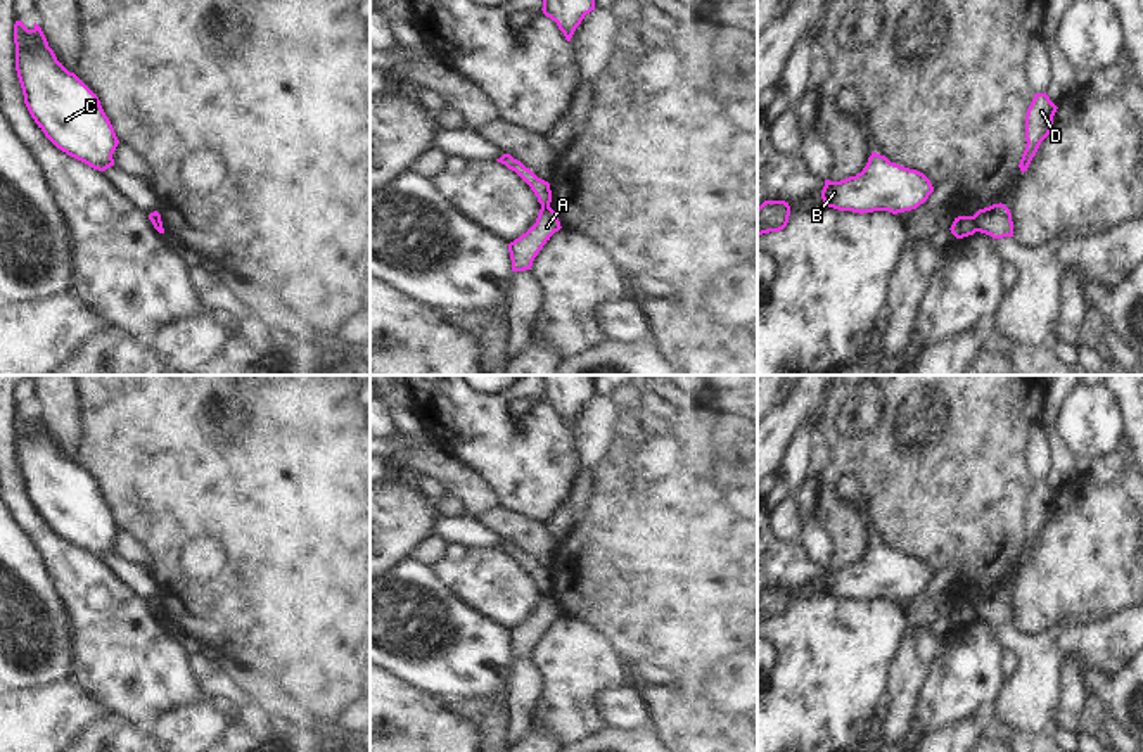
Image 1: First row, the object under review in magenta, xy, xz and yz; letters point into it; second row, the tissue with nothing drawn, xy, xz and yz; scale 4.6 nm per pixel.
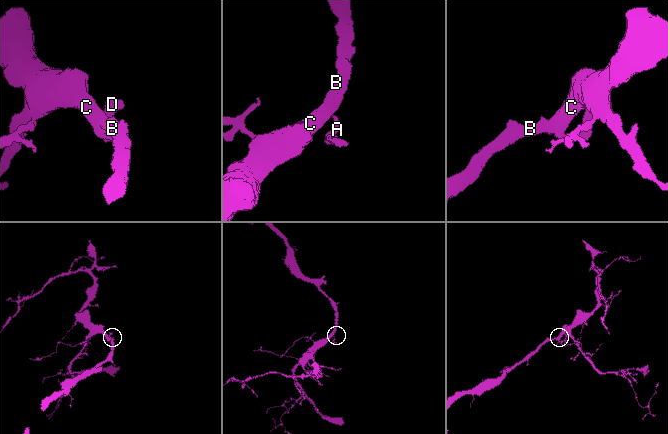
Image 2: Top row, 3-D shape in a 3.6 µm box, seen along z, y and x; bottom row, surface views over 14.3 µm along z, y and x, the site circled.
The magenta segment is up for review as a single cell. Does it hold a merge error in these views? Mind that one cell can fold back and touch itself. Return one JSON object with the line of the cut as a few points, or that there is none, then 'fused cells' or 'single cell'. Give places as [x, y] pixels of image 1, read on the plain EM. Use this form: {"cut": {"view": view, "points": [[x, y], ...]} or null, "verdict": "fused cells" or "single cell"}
{"cut": {"view": "yz", "points": [[972, 604], [976, 618]]}, "verdict": "fused cells"}

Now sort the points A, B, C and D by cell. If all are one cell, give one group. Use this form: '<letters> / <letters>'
A D / B C

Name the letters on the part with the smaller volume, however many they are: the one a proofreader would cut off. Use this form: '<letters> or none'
A, D

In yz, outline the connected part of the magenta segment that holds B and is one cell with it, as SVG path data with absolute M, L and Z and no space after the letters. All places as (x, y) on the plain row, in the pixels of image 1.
M872 539L866 553L856 564L840 569L825 567L821 586L828 595L839 598L897 602L916 596L932 579L934 574L923 560Z

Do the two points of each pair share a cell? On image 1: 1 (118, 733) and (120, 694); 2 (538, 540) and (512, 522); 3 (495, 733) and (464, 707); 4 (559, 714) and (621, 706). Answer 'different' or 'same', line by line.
1: different
2: same
3: same
4: different

